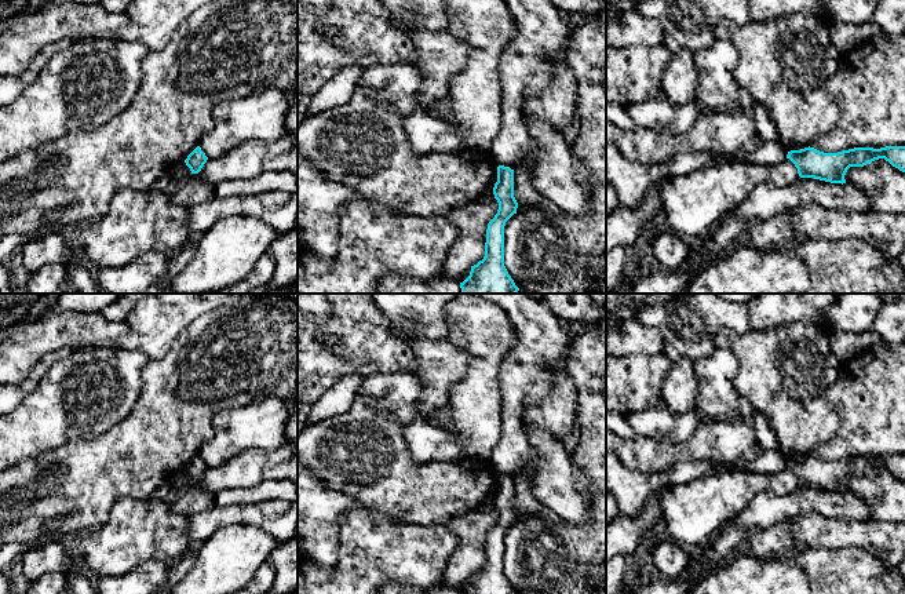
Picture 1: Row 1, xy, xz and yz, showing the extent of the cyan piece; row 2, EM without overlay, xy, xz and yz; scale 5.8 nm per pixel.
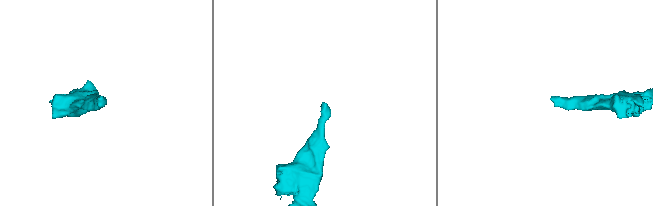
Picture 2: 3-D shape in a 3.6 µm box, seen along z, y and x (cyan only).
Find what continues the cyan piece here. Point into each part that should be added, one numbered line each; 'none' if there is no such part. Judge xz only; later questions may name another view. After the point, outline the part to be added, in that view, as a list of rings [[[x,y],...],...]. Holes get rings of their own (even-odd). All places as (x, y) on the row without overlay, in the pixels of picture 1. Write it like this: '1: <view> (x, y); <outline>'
none

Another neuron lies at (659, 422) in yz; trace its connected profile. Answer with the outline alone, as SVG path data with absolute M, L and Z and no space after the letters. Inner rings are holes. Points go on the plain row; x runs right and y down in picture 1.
M665 402L628 415L635 436L685 444L696 431L701 416L694 412L672 412Z

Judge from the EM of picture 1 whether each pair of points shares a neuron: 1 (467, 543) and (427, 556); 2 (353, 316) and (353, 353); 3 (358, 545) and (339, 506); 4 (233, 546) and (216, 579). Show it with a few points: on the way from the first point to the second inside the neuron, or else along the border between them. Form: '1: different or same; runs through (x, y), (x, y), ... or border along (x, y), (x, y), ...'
1: different; border along (446, 524), (458, 538), (458, 547), (442, 575)
2: same; runs through (353, 325), (353, 343)
3: different; border along (356, 506), (349, 509), (339, 521), (338, 546)
4: same; runs through (233, 554), (218, 571)

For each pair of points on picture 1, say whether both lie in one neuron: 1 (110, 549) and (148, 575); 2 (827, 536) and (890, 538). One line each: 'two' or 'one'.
1: two
2: one

